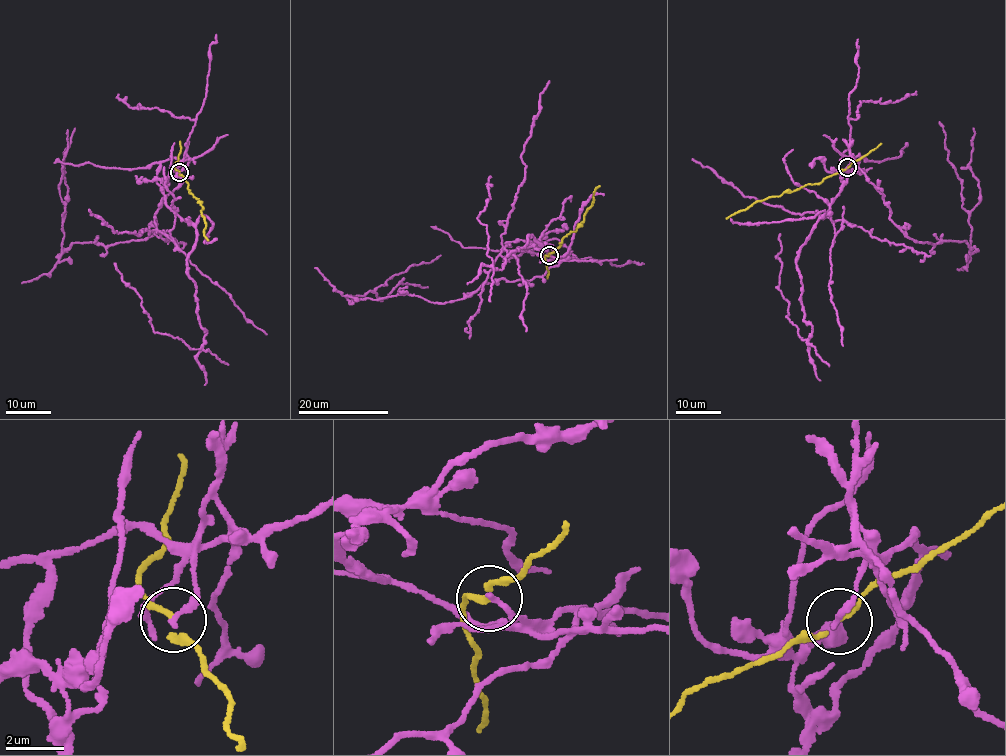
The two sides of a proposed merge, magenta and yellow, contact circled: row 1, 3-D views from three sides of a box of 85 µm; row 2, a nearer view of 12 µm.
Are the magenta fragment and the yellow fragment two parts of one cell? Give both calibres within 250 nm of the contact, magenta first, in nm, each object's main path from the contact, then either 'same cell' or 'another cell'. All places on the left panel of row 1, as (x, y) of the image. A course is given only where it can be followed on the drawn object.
calibres 200 and 150 nm; course magenta (180, 172), (173, 157), (156, 178), (195, 230), (199, 348), (154, 331), (114, 263); course yellow (180, 172), (190, 193), (199, 198), (207, 240); another cell

